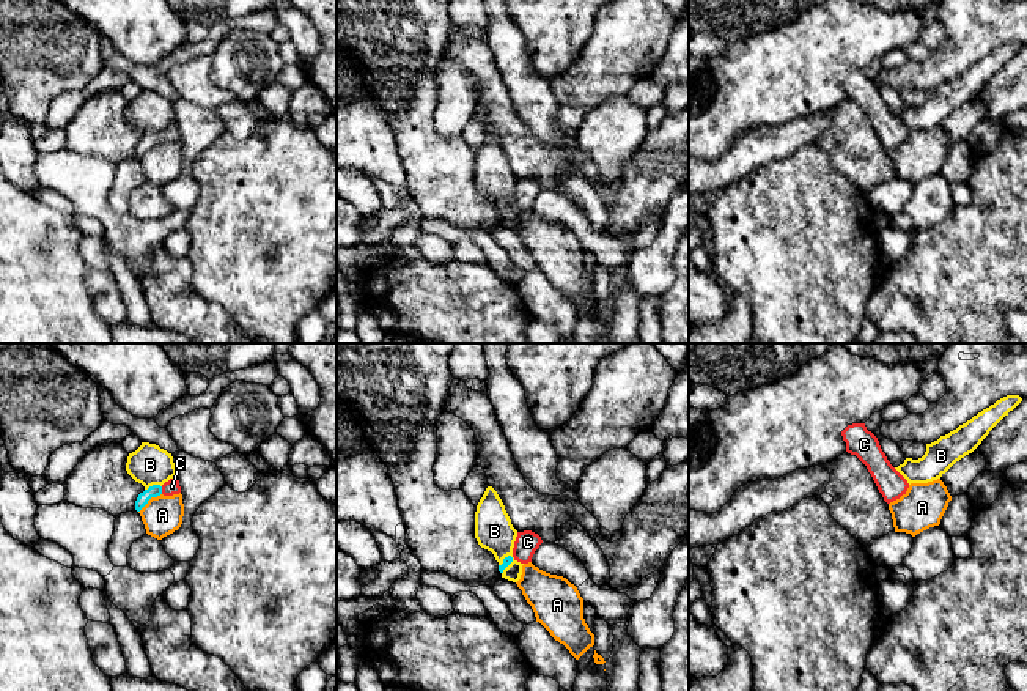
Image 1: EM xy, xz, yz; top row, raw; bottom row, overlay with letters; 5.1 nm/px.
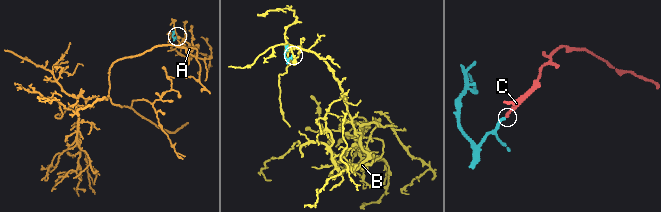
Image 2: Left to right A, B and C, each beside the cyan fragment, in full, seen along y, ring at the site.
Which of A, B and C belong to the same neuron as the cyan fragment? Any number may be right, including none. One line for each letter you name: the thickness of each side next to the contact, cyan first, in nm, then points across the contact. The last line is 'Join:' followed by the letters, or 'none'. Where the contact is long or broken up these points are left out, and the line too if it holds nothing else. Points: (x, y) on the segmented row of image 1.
C: Thickness 60 nm (cyan) against 80 nm. Path across: xy (156, 490), (161, 490), (172, 487)
Join: C

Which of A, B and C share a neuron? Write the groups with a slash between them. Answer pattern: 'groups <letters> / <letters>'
groups A / B / C

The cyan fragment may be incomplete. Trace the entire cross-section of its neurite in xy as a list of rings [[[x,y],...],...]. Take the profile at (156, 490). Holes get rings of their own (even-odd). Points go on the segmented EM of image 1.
[[[178,477],[170,479],[162,486],[153,485],[148,490],[145,490],[143,493],[138,494],[138,497],[135,501],[135,510],[140,512],[148,504],[148,501],[151,497],[157,497],[160,494],[173,496],[173,494],[179,494],[179,493],[181,493],[181,486],[179,486]]]

